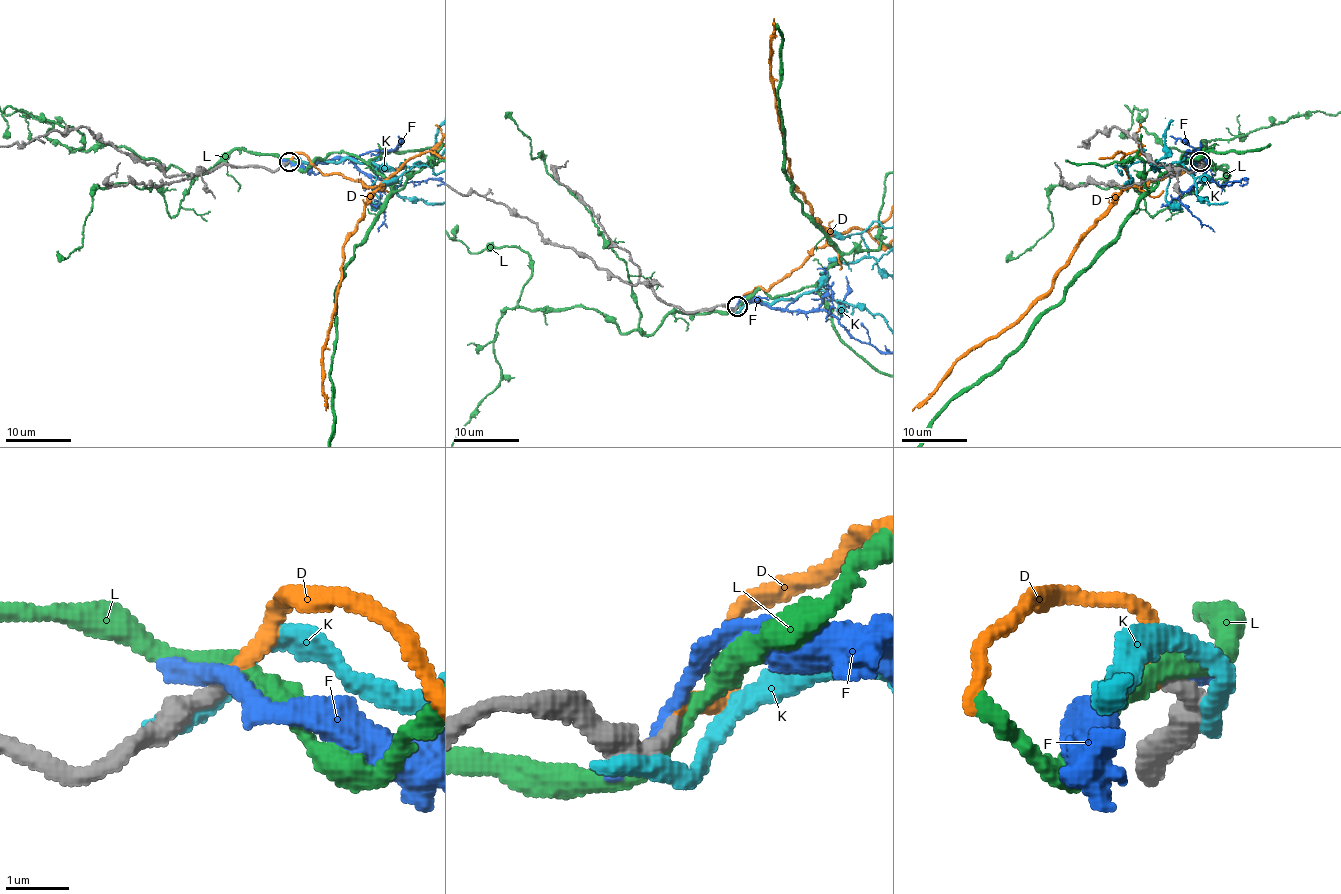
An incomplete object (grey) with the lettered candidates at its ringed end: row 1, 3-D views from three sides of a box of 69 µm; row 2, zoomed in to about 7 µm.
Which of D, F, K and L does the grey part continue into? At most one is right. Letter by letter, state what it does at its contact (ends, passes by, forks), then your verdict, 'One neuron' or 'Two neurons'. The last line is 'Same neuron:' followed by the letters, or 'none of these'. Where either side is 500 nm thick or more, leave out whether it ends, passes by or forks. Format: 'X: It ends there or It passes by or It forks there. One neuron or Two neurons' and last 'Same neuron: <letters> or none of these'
D: It ends there. One neuron
F: It ends there. Two neurons
K: Two neurons
L: It passes by. Two neurons
Same neuron: D

